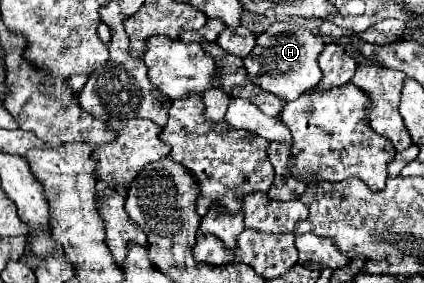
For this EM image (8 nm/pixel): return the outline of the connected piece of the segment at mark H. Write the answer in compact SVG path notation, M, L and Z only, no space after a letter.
M293 17L281 23L269 25L269 29L257 37L257 45L243 59L243 63L249 79L257 87L277 95L279 99L293 101L301 93L313 89L319 83L321 69L317 65L317 57L323 51L323 47L325 43L323 43L323 37L317 33L317 25L307 19Z

